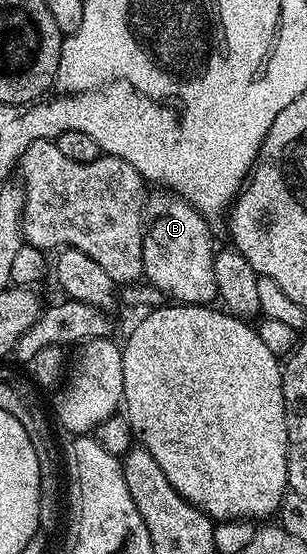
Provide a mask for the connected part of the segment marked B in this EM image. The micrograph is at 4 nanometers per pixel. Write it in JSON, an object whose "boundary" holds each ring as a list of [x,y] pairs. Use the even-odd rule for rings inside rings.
{"boundary":[[[155,190],[145,200],[143,226],[143,276],[146,283],[180,304],[207,306],[218,297],[213,274],[216,249],[211,248],[212,225],[181,196]]]}

